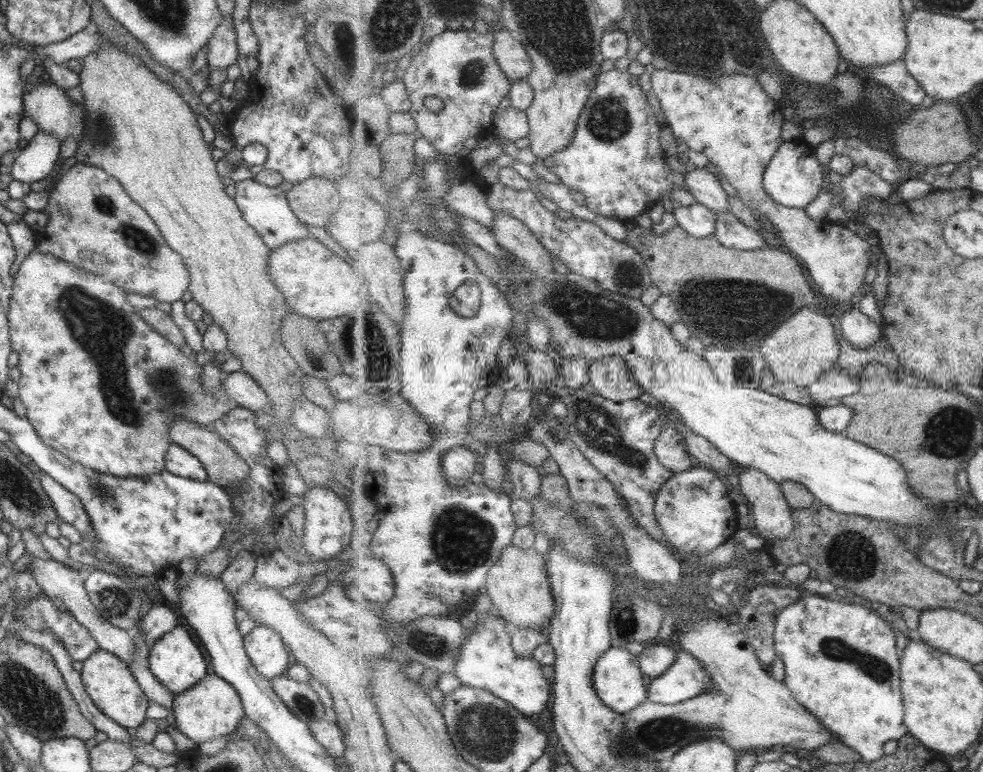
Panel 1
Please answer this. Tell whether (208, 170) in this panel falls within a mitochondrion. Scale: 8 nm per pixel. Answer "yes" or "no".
no

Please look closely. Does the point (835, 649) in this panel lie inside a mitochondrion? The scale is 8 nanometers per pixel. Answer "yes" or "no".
yes

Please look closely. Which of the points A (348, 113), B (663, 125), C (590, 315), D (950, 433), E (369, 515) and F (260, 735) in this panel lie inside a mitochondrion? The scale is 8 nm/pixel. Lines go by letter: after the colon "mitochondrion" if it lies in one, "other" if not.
A: other
B: other
C: mitochondrion
D: mitochondrion
E: other
F: other

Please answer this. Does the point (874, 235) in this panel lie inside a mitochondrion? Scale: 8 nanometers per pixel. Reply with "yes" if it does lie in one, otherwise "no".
no

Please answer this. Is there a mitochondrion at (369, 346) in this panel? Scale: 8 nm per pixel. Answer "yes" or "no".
yes

